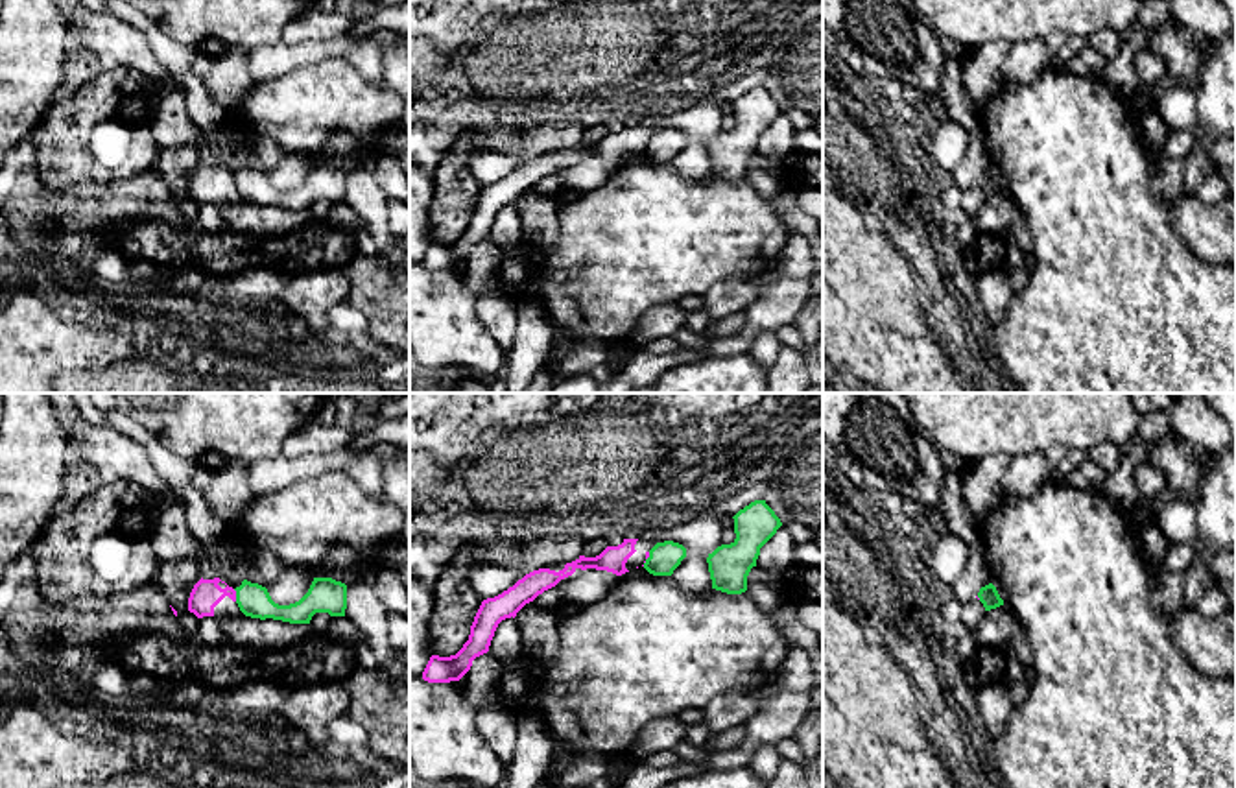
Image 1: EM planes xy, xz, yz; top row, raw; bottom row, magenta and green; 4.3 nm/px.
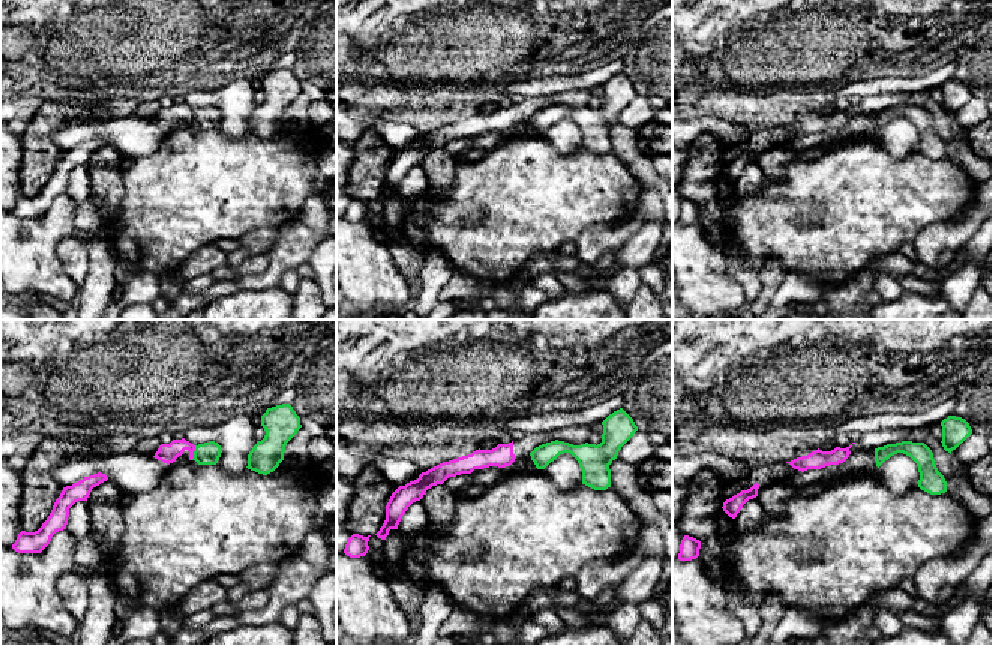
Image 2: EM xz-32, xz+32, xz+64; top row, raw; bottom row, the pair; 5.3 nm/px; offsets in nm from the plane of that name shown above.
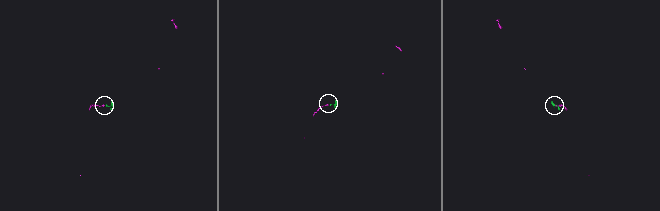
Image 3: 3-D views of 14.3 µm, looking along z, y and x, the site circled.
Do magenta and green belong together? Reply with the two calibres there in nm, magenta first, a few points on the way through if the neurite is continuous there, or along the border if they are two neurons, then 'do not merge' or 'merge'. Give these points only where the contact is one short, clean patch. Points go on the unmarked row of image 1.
calibres 130 and 140 nm; border xy (233, 176), (237, 187); do not merge

